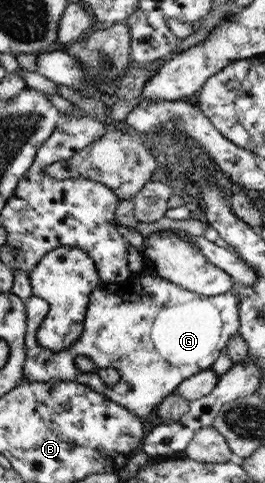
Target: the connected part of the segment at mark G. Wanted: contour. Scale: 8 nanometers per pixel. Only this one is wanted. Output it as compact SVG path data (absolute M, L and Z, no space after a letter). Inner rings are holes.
M139 273L139 281L131 276L123 283L103 283L98 290L92 290L85 309L84 324L79 338L73 346L60 352L47 350L38 343L37 330L44 320L49 304L44 299L32 295L26 301L27 331L25 335L26 362L24 362L25 379L29 382L50 382L51 380L68 380L81 382L103 394L105 398L124 406L131 414L143 421L158 409L163 399L174 391L186 378L211 368L225 347L239 334L240 297L232 290L224 294L205 297L190 292L160 278ZM88 357L98 369L113 368L120 373L116 384L105 384L96 372L81 372L75 366L75 358Z

